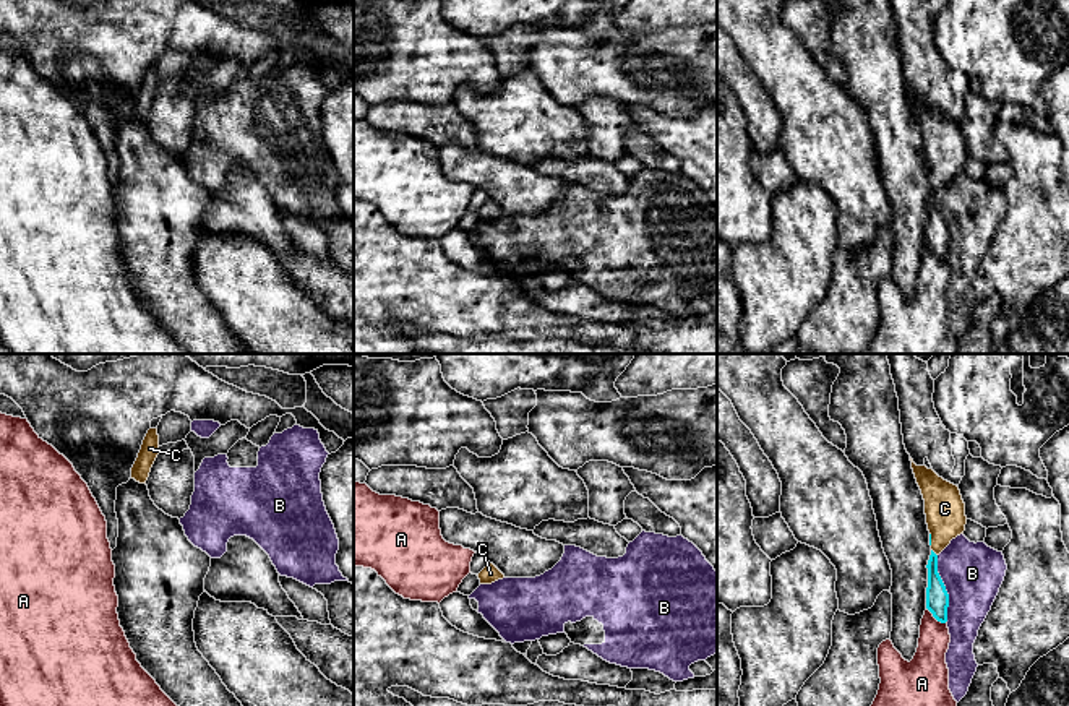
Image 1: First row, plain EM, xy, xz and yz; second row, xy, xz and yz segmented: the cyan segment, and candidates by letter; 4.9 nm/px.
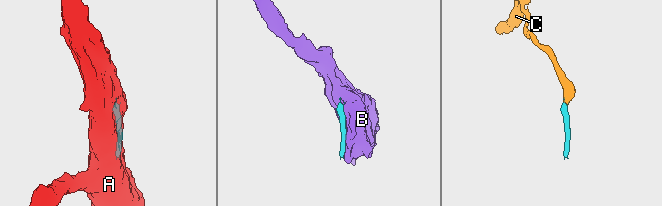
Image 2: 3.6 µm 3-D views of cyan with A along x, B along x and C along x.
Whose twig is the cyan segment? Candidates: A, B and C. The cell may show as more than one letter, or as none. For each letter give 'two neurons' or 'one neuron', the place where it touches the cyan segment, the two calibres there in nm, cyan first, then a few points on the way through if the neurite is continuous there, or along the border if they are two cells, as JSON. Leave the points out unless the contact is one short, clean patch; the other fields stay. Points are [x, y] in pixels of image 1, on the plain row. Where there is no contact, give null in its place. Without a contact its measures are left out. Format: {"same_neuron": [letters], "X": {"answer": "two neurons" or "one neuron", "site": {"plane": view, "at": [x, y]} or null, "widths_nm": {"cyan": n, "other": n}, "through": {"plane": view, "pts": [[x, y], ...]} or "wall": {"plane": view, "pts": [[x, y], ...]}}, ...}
{"same_neuron": ["C"], "A": {"answer": "two neurons", "site": {"plane": "yz", "at": [936, 255]}, "widths_nm": {"cyan": 110, "other": 180}}, "B": {"answer": "two neurons", "site": {"plane": "yz", "at": [944, 224]}, "widths_nm": {"cyan": 110, "other": 300}}, "C": {"answer": "one neuron", "site": {"plane": "yz", "at": [933, 189]}, "widths_nm": {"cyan": 110, "other": 200}, "through": {"plane": "yz", "pts": [[936, 232], [933, 189], [944, 161], [944, 145]]}}}

